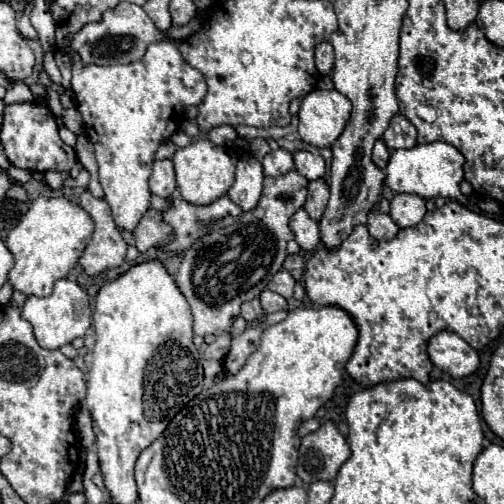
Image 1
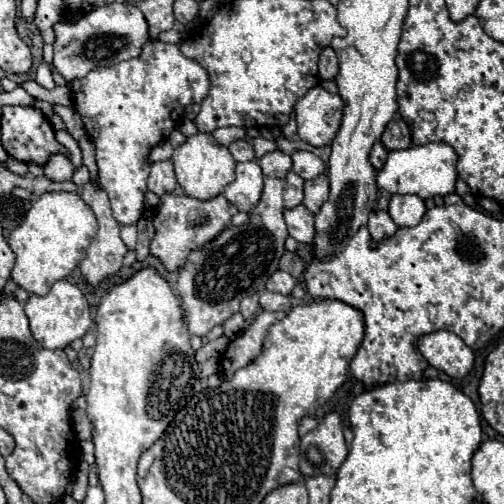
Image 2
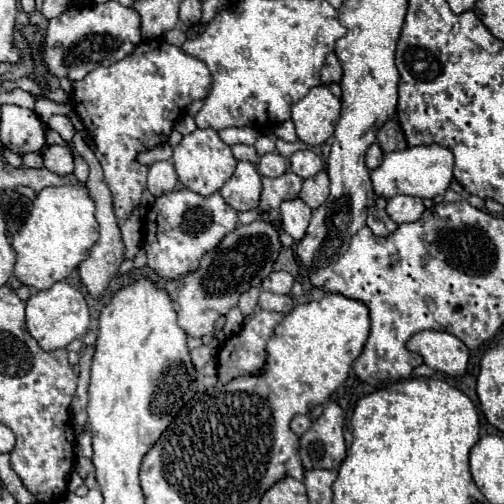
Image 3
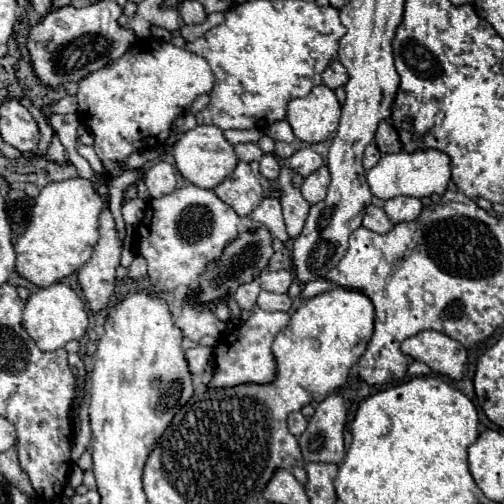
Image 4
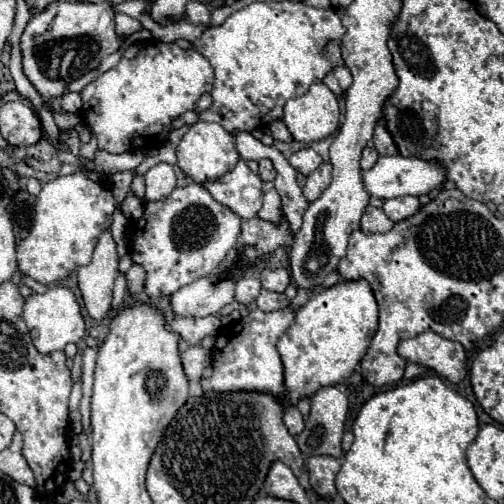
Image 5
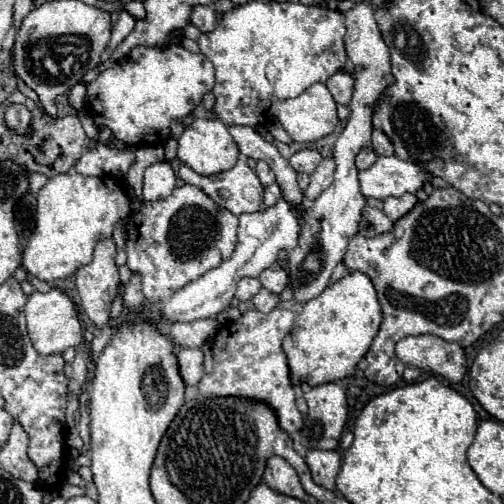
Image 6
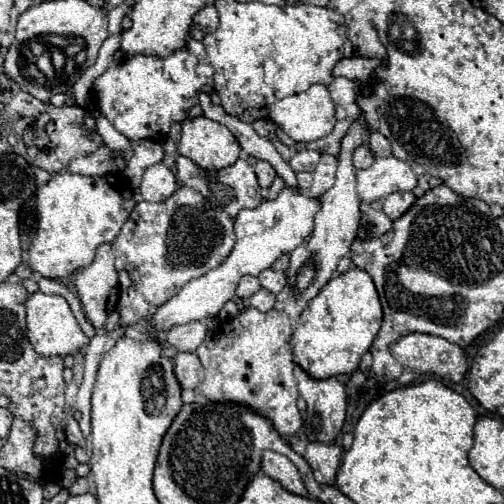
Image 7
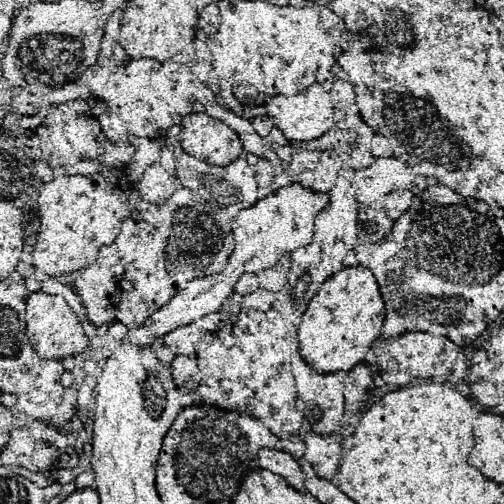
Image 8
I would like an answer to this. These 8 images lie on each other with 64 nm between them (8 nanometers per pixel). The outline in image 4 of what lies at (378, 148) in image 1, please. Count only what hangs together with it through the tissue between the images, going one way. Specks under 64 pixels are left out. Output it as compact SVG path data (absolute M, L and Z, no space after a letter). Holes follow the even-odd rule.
M370 144L368 148L366 148L366 152L364 152L364 168L366 170L370 170L370 168L374 168L376 164L378 164L378 160L380 160L380 150L376 148L376 144Z

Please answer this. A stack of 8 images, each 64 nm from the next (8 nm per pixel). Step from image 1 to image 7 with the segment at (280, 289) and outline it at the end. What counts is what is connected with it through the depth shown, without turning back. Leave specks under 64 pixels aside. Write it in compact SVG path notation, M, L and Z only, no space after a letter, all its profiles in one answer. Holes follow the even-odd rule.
M264 270L260 276L258 276L258 280L260 280L260 284L262 284L262 288L266 288L266 290L270 290L272 294L278 294L282 288L284 288L284 284L286 284L286 276L282 274L282 272L276 272L276 270Z

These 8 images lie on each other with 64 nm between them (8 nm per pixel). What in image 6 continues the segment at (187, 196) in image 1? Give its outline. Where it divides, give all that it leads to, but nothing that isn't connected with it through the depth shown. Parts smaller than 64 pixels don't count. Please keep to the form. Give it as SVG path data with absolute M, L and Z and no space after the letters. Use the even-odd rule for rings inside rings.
M194 118L194 122L178 138L178 160L182 164L188 164L188 168L192 168L194 172L200 172L200 176L212 176L228 168L234 168L238 156L238 146L230 136L228 126L224 126L220 120Z

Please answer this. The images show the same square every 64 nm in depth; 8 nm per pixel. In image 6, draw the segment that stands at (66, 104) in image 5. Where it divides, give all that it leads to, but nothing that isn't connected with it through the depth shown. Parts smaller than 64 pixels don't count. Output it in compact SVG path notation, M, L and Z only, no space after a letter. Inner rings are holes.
M76 84L76 86L68 92L68 104L70 104L76 112L80 112L80 110L84 109L88 104L86 100L84 100L84 96L86 96L86 86Z

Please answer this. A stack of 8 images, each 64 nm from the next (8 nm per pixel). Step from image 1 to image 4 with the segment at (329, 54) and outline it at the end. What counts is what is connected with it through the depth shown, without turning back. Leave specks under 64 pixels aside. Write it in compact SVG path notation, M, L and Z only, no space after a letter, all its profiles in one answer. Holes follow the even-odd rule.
M332 60L328 64L328 68L324 70L324 74L322 74L322 82L328 88L332 88L332 90L338 88L338 86L344 86L346 80L348 80L348 72L346 72L346 68L338 60Z

